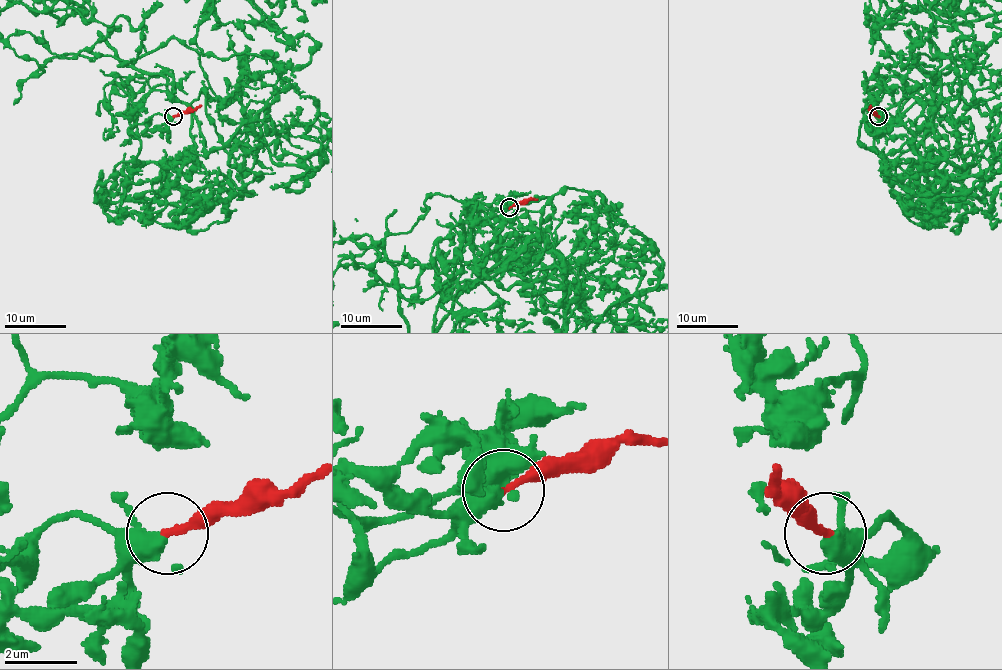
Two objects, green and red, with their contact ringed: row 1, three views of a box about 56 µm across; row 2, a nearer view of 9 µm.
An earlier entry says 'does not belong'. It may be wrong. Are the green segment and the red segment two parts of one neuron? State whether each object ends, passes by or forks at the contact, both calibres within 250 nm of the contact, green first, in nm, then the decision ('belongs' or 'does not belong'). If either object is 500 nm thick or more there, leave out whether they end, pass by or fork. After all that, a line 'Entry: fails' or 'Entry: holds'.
green forks; red ends; calibres 320 and 200 nm; belongs
Entry: fails

